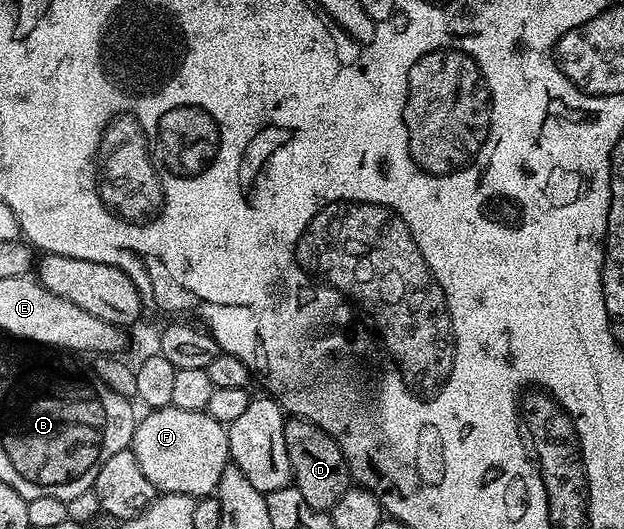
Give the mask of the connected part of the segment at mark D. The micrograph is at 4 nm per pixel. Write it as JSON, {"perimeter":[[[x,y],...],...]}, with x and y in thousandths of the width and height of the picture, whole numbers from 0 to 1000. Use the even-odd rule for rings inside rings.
{"perimeter":[[[466,788],[460,796],[455,841],[462,847],[462,877],[471,924],[487,938],[487,945],[494,945],[500,960],[526,968],[564,917],[551,854],[545,854],[545,843],[532,824],[526,824],[526,817],[519,817],[519,809],[500,802],[490,790]]]}

